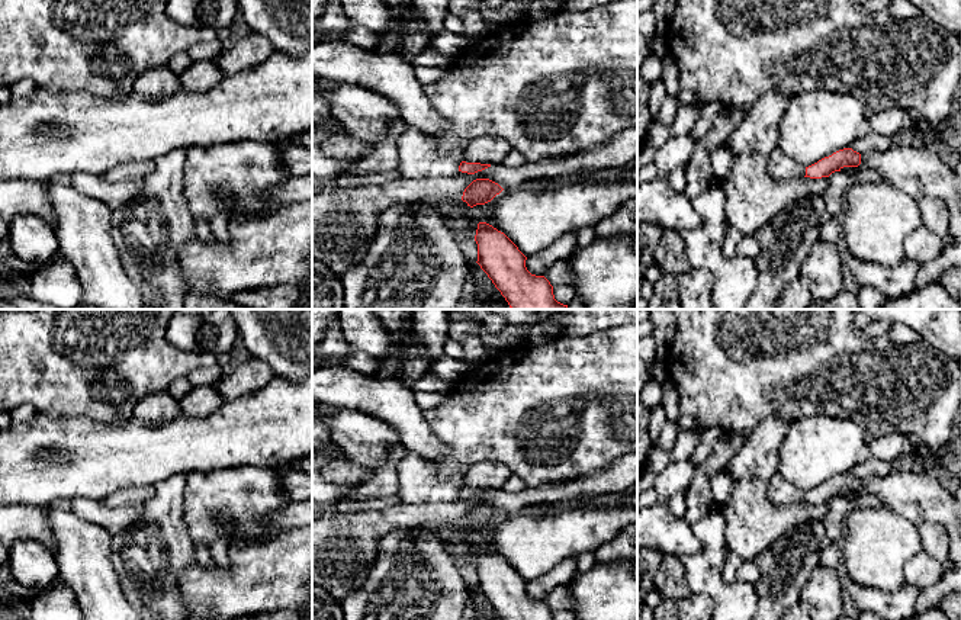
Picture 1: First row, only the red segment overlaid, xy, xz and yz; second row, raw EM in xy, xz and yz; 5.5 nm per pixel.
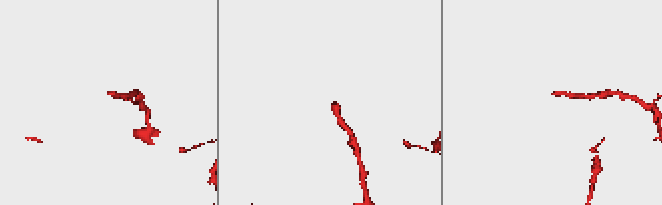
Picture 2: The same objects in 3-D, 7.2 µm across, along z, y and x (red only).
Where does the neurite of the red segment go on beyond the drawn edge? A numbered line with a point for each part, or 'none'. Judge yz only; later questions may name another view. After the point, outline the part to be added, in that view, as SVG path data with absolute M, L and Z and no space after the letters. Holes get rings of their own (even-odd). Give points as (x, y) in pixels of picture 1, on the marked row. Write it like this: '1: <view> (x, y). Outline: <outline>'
1: yz (781, 167). Outline: M780 147L768 157L768 170L777 180L803 179L806 167L797 164Z

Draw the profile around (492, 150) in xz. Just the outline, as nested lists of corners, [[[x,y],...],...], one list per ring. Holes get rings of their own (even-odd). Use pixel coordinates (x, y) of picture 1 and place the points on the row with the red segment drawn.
[[[480,135],[466,144],[462,161],[499,166],[511,150],[499,135]]]

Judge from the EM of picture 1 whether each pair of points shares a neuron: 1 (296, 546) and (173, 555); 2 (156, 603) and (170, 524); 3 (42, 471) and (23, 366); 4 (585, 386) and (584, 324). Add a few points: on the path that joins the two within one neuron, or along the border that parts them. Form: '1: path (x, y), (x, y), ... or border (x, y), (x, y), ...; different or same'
1: border (196, 561), (180, 572), (180, 591); different
2: path (164, 584), (164, 556), (170, 551), (170, 543); same
3: border (38, 410), (52, 417), (73, 417); different
4: border (617, 325), (588, 334), (561, 334); different

